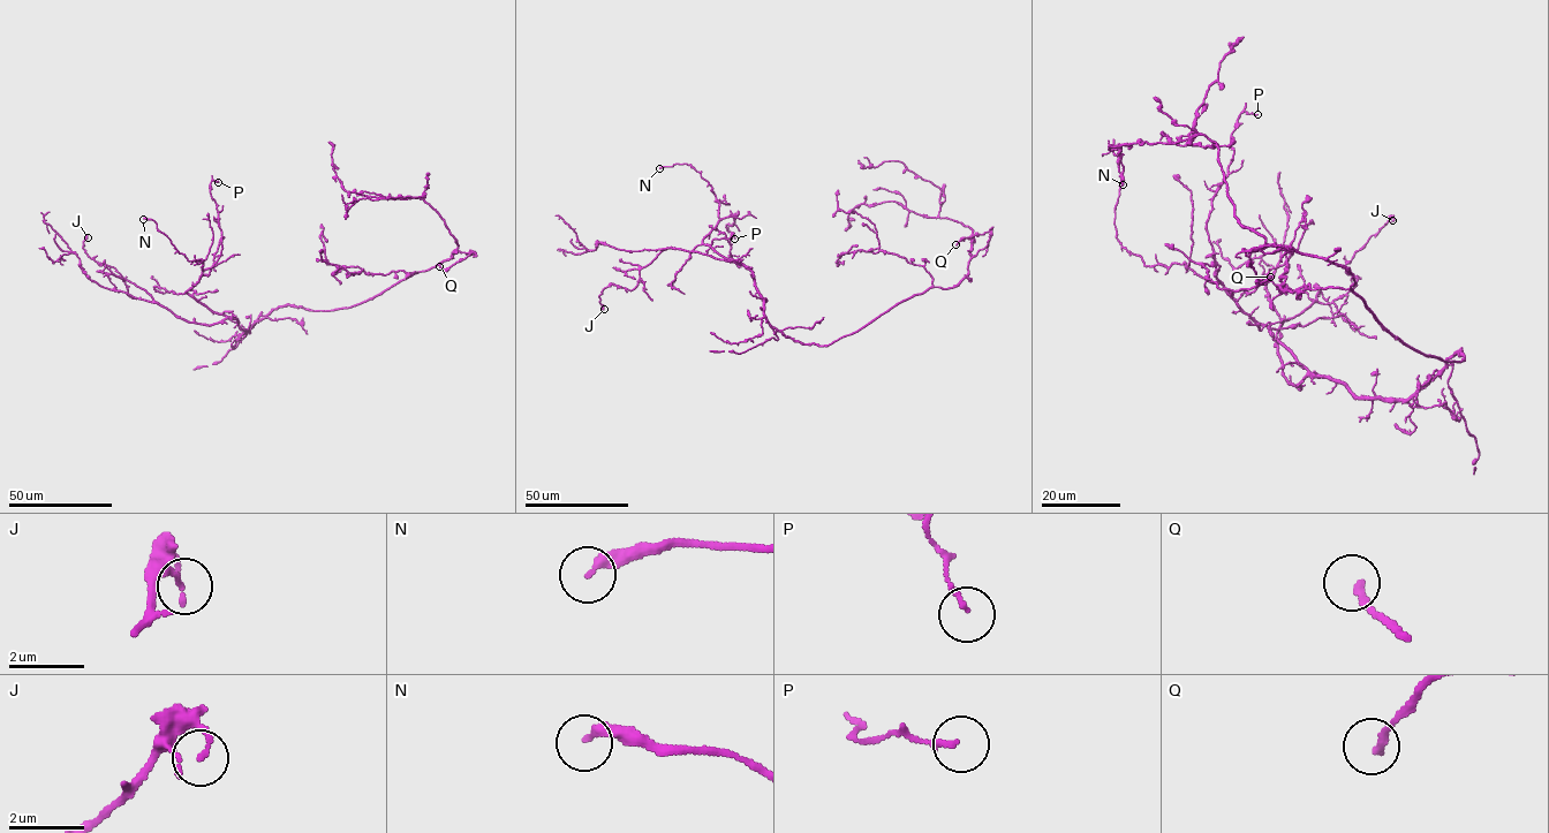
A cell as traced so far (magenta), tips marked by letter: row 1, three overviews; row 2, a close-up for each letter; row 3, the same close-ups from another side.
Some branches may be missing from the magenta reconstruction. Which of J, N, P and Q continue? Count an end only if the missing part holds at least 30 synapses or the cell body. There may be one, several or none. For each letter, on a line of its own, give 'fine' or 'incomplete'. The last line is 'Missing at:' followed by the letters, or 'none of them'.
J: fine
N: fine
P: fine
Q: fine
Missing at: none of them

